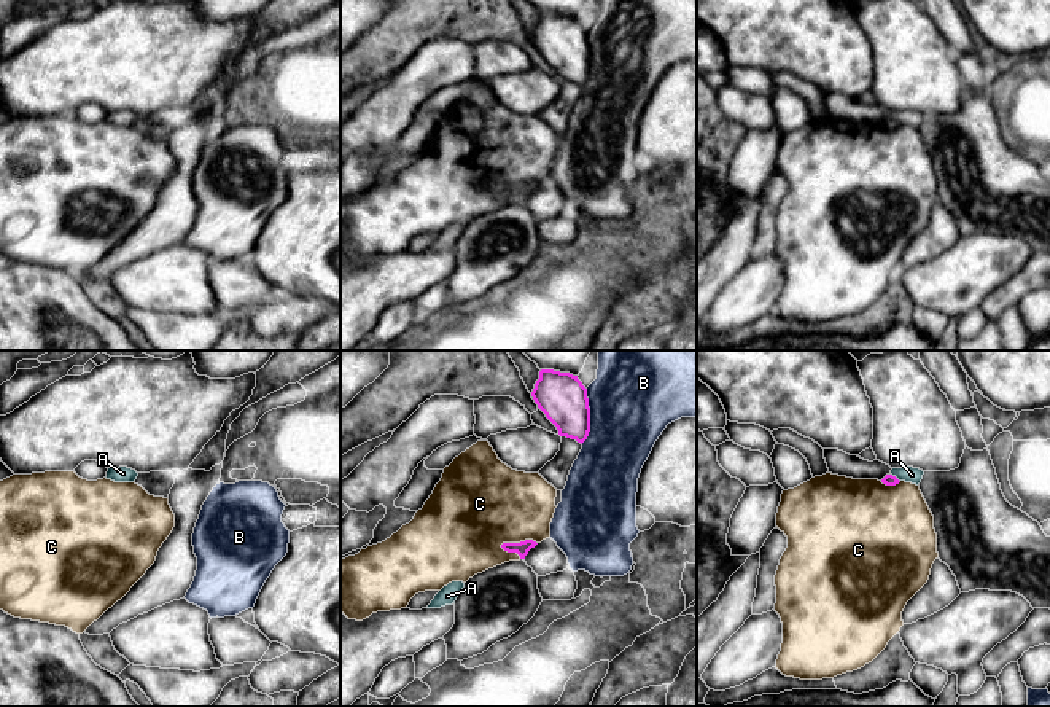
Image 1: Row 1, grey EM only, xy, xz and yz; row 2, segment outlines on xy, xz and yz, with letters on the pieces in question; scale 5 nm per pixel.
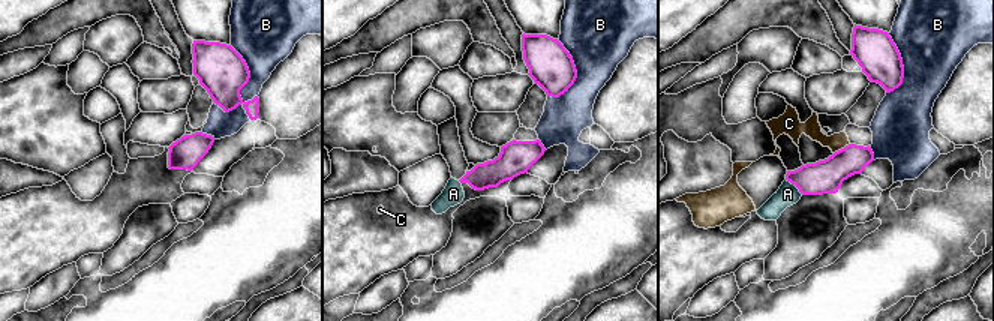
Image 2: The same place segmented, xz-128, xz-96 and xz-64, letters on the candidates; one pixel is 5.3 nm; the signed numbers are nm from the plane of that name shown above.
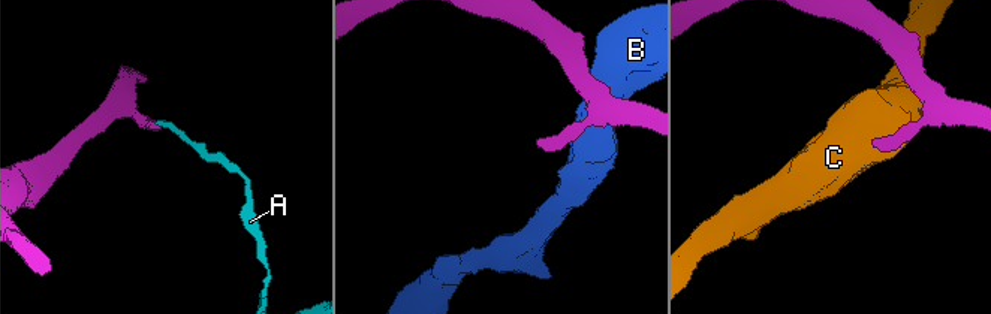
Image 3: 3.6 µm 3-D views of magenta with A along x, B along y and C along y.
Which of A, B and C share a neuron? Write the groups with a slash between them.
A / B / C

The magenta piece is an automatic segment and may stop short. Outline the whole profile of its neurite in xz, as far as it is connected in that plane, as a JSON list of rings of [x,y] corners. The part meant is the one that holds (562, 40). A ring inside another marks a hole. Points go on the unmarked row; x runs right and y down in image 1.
[[[541,13],[531,40],[560,80],[584,86],[590,75],[587,32],[570,16]]]

